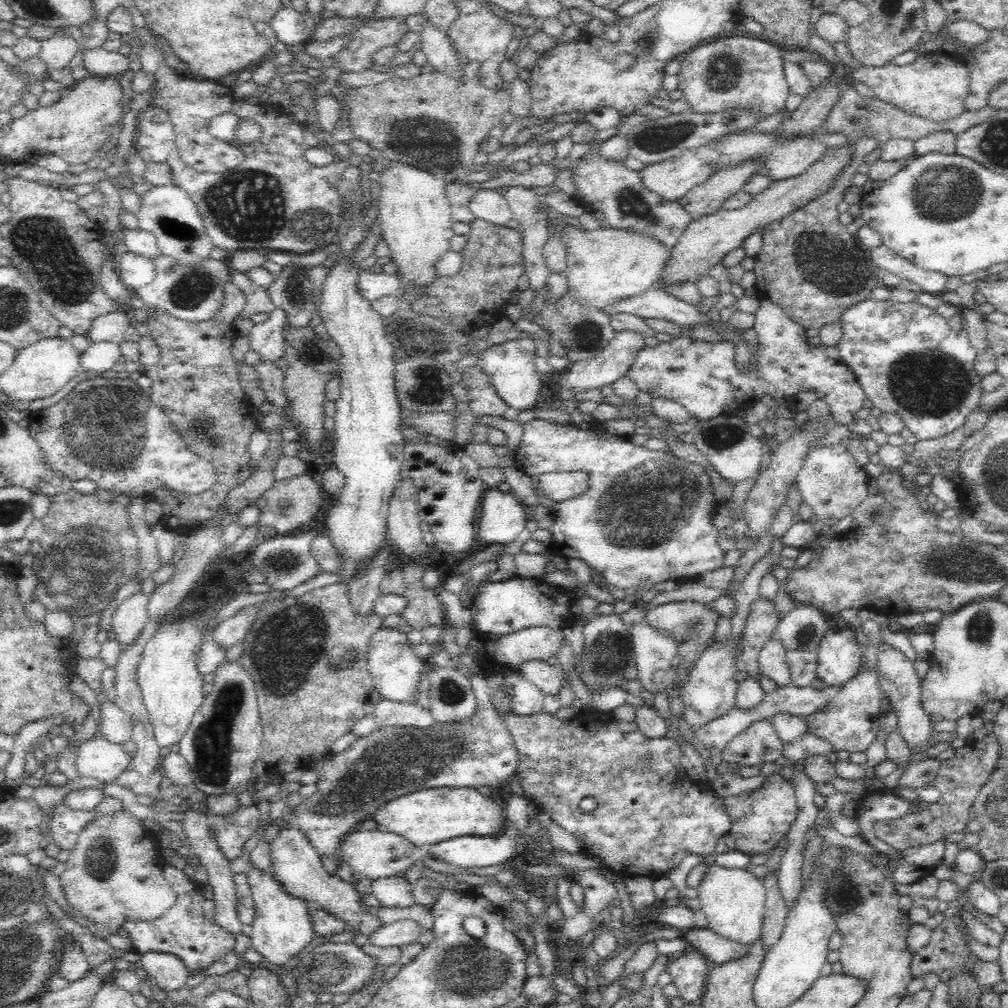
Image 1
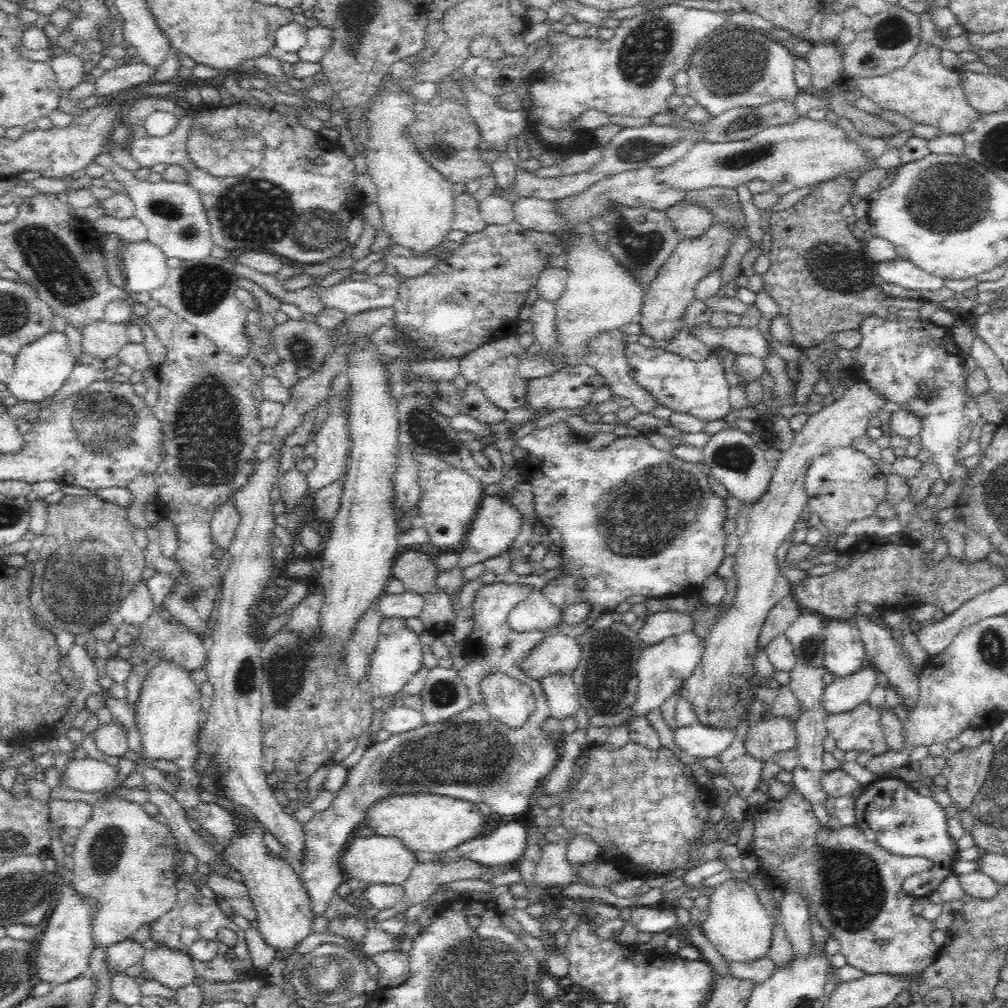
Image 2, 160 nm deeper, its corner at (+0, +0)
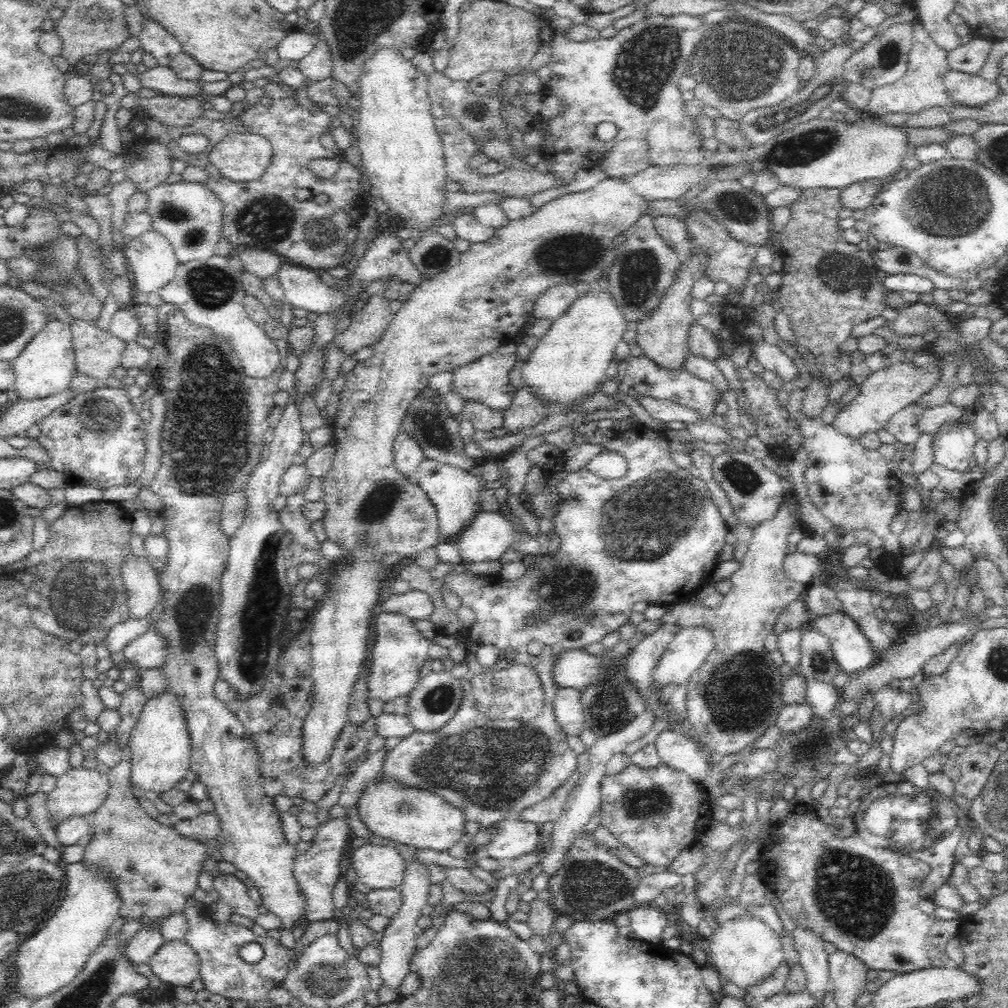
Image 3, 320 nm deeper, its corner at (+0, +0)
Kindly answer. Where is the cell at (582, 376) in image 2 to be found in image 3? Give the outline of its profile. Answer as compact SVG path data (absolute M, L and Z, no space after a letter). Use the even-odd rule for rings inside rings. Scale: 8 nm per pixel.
M522 387L515 391L511 406L502 411L503 434L516 434L536 426L538 422L544 420L547 408L539 402L528 387Z

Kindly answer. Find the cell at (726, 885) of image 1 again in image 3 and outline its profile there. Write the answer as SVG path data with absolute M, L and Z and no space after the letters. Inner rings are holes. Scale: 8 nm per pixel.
M734 917L720 923L716 932L705 940L708 964L718 972L720 984L728 982L747 994L750 987L771 977L783 963L784 953L780 937L757 917Z

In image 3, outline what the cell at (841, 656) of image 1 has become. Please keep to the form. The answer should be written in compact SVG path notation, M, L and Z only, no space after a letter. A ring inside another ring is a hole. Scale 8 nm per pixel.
M843 611L813 618L811 626L830 642L834 659L842 672L852 676L876 664L879 656L872 649L872 643Z

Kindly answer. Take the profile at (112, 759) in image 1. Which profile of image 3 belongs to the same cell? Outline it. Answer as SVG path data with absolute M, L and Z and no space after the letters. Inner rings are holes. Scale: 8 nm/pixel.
M70 767L57 778L55 789L47 795L50 820L57 828L68 819L92 816L106 800L107 775L83 767Z

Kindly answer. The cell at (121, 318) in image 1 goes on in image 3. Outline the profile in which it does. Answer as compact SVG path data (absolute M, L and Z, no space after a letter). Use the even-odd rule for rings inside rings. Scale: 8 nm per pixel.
M73 318L69 325L76 374L95 378L98 389L106 387L114 369L121 366L126 344L111 331L104 332L94 327L90 321Z

